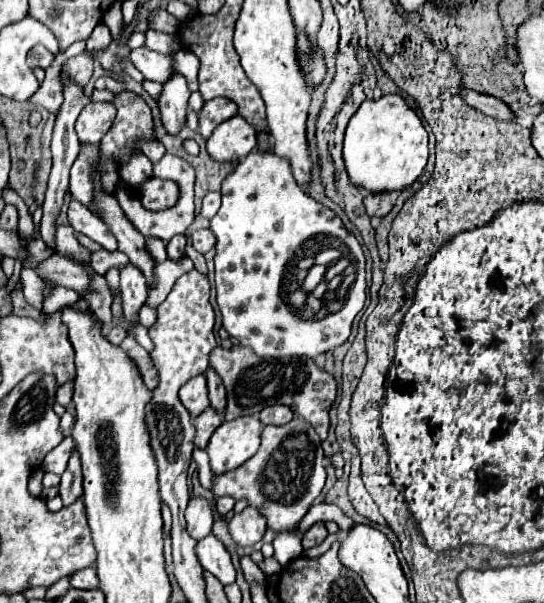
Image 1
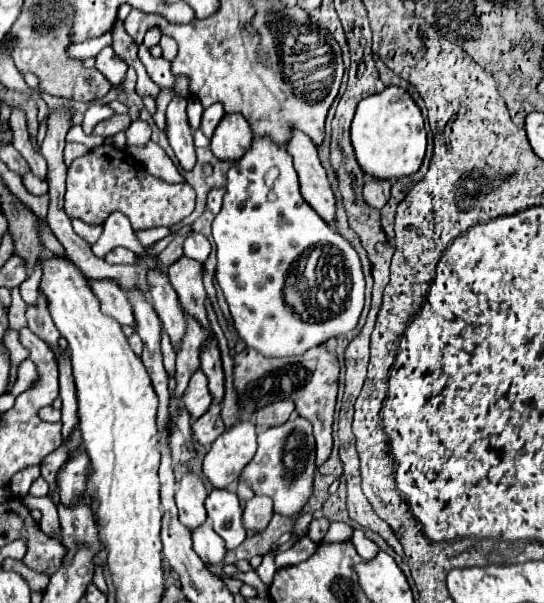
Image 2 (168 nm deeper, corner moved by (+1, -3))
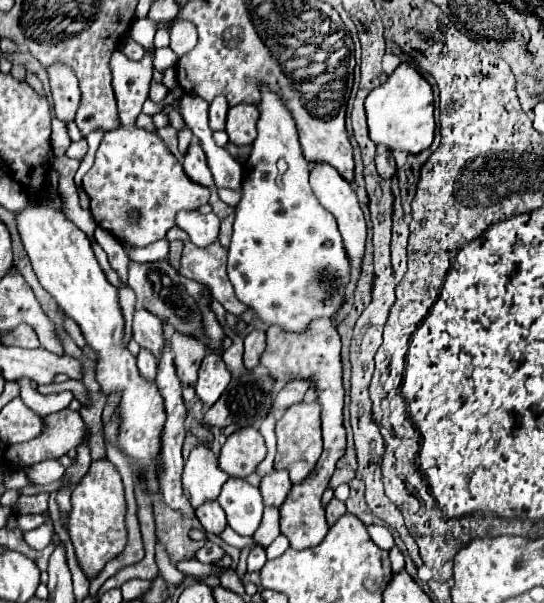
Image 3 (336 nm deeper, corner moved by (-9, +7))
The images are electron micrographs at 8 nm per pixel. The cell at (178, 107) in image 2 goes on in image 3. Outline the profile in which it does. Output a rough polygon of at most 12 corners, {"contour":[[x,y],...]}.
{"contour":[[194,140],[184,156],[186,174],[212,186],[206,154]]}

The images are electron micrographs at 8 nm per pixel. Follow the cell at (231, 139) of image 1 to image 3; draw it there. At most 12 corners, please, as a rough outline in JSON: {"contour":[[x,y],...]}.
{"contour":[[252,104],[232,106],[226,120],[228,140],[250,146],[260,112]]}

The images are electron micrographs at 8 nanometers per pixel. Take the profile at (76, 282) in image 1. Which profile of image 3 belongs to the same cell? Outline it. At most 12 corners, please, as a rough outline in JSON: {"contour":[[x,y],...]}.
{"contour":[[136,308],[134,340],[158,358],[164,344],[162,320]]}

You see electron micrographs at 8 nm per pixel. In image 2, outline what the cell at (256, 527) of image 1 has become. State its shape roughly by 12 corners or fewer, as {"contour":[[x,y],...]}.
{"contour":[[254,496],[244,508],[244,528],[264,532],[274,516],[268,496]]}

